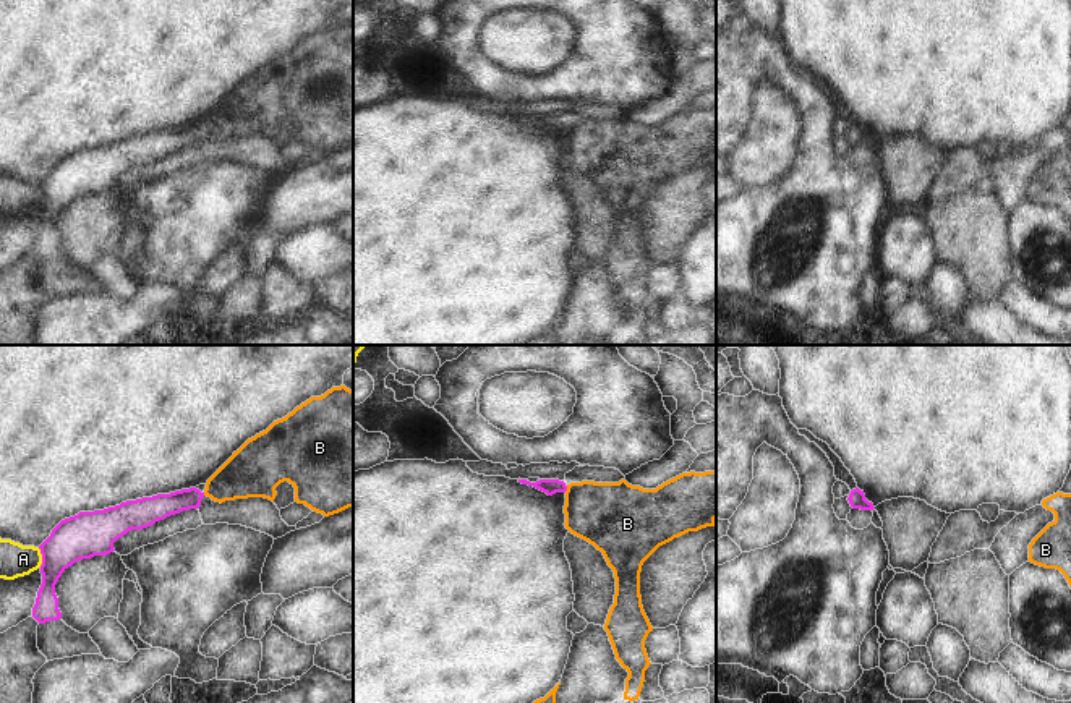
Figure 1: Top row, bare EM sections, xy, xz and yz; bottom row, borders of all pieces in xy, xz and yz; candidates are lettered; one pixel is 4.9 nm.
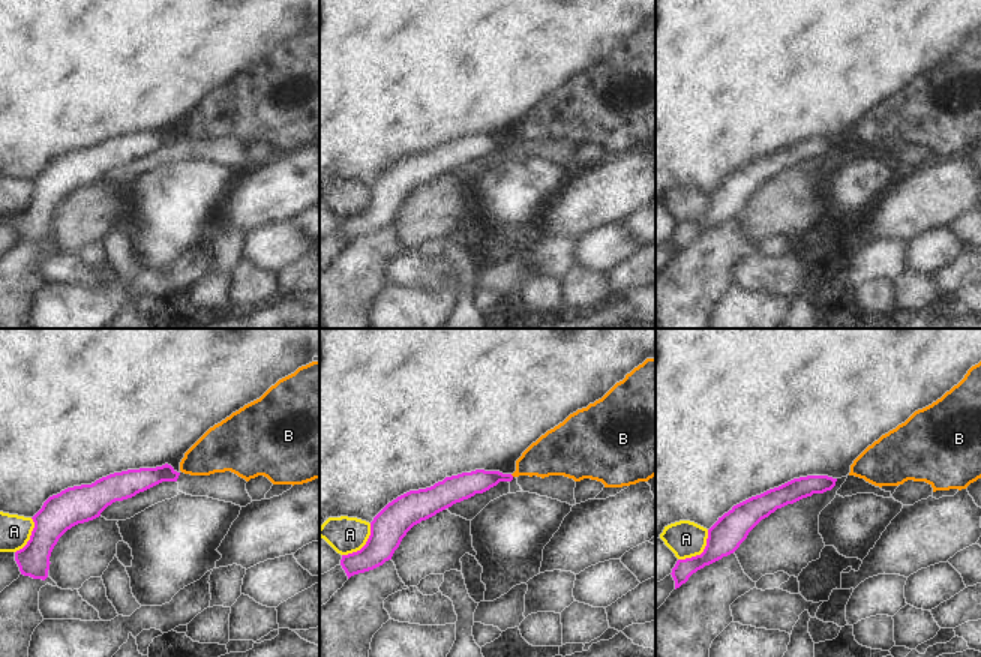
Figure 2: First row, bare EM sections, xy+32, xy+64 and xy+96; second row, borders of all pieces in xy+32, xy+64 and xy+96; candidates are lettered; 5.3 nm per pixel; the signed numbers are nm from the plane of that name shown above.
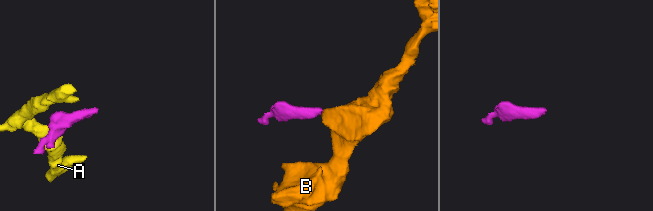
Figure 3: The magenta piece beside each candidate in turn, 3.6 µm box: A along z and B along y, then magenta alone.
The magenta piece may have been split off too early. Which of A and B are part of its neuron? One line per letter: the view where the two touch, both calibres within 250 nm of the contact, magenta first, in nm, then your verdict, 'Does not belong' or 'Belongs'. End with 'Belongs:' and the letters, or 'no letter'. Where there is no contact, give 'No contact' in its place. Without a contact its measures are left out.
A: Touches magenta in xy. Thickness 220 nm (magenta) against 160 nm. Does not belong
B: Touches magenta in xz. Thickness 80 nm (magenta) against 320 nm. Does not belong
Belongs: no letter.

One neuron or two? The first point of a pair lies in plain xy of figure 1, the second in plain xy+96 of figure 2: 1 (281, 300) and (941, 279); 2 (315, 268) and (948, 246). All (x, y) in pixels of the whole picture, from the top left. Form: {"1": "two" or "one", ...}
{"1": "two", "2": "one"}

